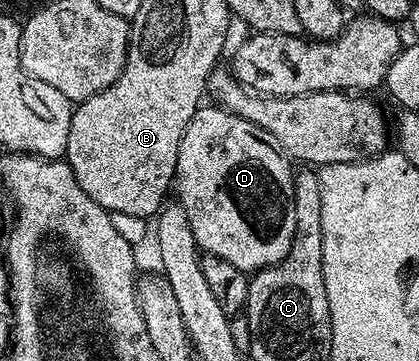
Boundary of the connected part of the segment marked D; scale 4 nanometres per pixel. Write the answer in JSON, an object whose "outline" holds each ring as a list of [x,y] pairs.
{"outline":[[[221,107],[206,108],[198,108],[196,115],[190,120],[188,127],[184,131],[184,139],[180,139],[180,151],[178,152],[176,171],[174,172],[176,193],[178,189],[178,198],[176,199],[186,211],[187,221],[191,225],[192,233],[195,235],[195,242],[202,253],[220,255],[220,259],[225,259],[227,263],[233,263],[234,266],[240,267],[240,271],[244,271],[247,275],[253,275],[260,269],[280,263],[289,254],[293,245],[294,235],[297,231],[296,203],[294,202],[296,169],[293,169],[295,166],[292,164],[291,158],[287,157],[280,146],[270,138],[268,131],[264,131],[256,123],[252,123],[240,115],[229,113],[227,109]]]}

